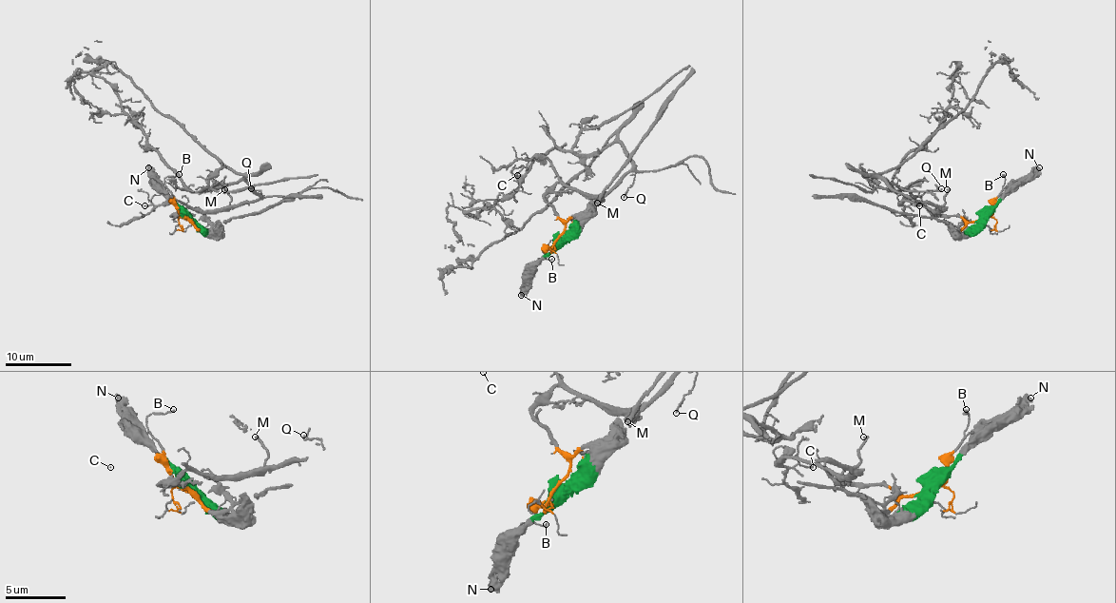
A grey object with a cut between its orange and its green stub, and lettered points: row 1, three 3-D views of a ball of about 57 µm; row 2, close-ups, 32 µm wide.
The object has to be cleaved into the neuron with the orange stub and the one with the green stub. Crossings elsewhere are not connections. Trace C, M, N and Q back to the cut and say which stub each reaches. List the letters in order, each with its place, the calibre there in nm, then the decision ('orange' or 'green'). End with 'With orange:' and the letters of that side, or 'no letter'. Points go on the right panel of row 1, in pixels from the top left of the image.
C: at (919, 205); 110 nm thick; orange
M: at (947, 189); 190 nm thick; orange
N: at (1039, 167); 480 nm thick; green
Q: at (941, 188); 80 nm thick; orange
With orange: C, M, Q

